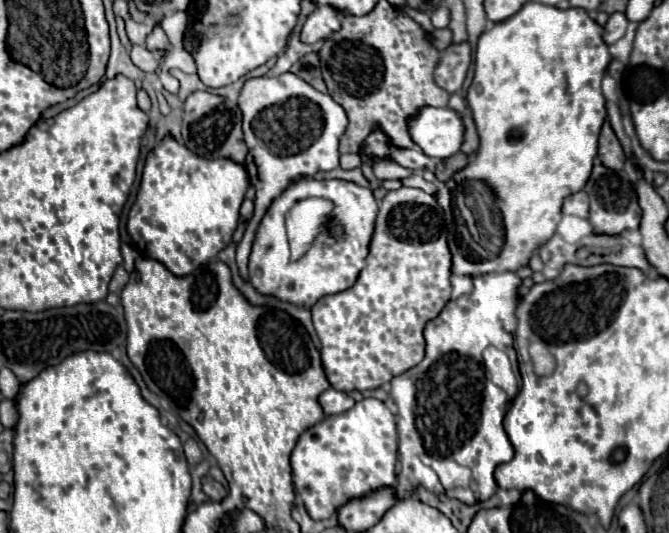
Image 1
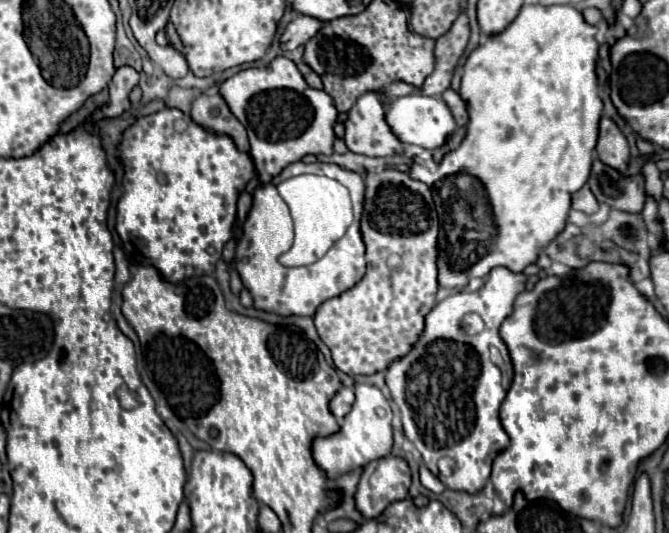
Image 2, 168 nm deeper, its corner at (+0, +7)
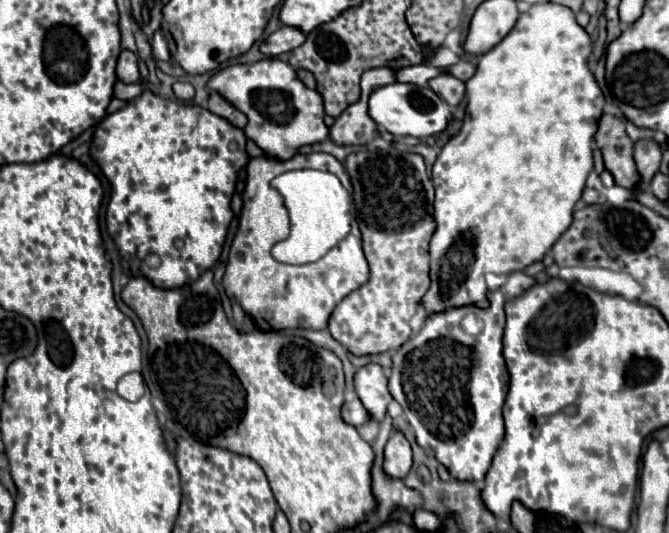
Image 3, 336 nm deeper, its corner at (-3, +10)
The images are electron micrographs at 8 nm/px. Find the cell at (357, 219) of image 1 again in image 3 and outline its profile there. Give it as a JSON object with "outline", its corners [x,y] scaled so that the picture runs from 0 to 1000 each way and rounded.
{"outline":[[[463,285],[463,289],[442,289],[430,300],[416,300],[404,293],[374,296],[368,311],[368,353],[362,364],[365,386],[356,417],[356,435],[347,450],[338,514],[335,514],[335,544],[347,567],[356,567],[362,582],[380,600],[386,619],[428,619],[428,615],[463,615],[463,619],[484,619],[490,615],[490,597],[502,570],[520,555],[526,544],[538,540],[550,518],[553,503],[541,473],[538,432],[526,428],[520,447],[499,462],[484,484],[475,492],[433,499],[413,492],[404,477],[404,465],[425,450],[433,437],[433,411],[430,394],[425,386],[425,373],[414,356],[404,349],[404,338],[413,326],[448,315],[469,315],[469,319],[490,319],[502,326],[511,349],[526,360],[523,334],[496,289],[487,285]]]}

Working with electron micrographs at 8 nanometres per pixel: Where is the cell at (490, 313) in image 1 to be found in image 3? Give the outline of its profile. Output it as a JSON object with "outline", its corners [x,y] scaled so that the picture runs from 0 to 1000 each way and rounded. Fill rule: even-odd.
{"outline":[[[765,510],[756,522],[732,512],[726,531],[732,578],[694,574],[640,593],[631,619],[586,672],[586,747],[598,754],[622,811],[622,829],[649,852],[682,901],[723,901],[735,856],[753,826],[750,758],[762,715],[750,672],[753,570],[783,552],[801,525],[783,510]],[[700,585],[723,600],[723,619],[714,630],[697,627],[688,612]]]}

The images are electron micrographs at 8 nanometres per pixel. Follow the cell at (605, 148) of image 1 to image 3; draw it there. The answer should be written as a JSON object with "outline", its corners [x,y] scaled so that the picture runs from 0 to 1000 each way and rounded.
{"outline":[[[900,214],[888,266],[903,293],[906,319],[918,330],[918,345],[936,356],[954,353],[960,334],[948,304],[948,266],[936,251],[933,225],[915,214]]]}

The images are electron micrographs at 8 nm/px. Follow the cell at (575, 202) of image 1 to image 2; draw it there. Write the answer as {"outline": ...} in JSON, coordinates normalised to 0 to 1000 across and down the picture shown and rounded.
{"outline":[[[874,347],[874,351],[868,351],[865,358],[859,358],[857,366],[854,366],[854,388],[857,392],[865,392],[865,396],[874,396],[874,400],[889,400],[892,392],[895,392],[895,381],[892,381],[892,373],[886,370],[886,362],[883,362],[883,355]]]}

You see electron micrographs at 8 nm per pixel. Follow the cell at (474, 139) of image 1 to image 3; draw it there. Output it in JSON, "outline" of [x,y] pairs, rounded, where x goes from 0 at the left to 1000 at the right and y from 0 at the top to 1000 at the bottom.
{"outline":[[[664,135],[664,139],[652,143],[652,146],[646,146],[640,158],[643,158],[643,165],[646,165],[661,188],[667,188],[673,199],[685,199],[688,188],[694,184],[694,169],[697,169],[694,154],[688,154],[685,146],[679,146],[679,143],[670,139],[670,135]]]}

